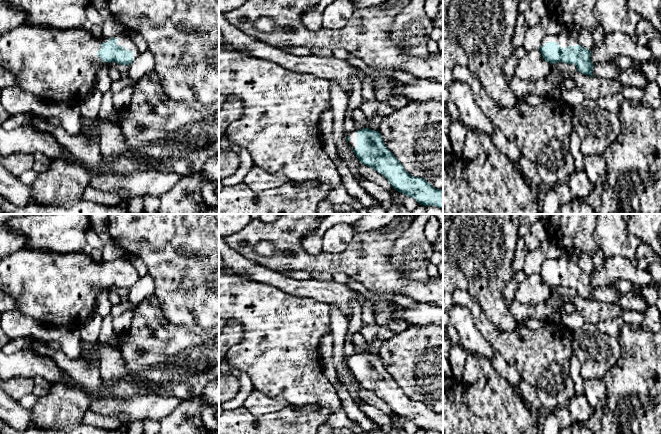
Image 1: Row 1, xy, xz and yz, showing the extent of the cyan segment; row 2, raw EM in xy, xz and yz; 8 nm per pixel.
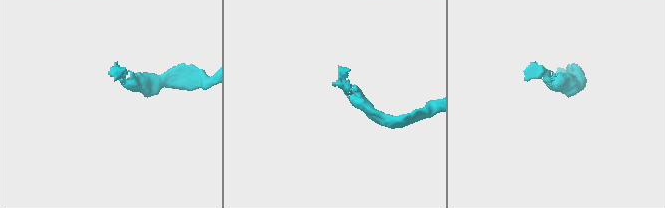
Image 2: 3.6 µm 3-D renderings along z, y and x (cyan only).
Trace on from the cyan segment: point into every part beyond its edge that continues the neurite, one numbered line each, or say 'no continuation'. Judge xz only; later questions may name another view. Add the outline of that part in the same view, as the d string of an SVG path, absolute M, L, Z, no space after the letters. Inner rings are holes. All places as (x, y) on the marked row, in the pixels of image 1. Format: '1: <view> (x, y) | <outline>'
1: xz (352, 141) | M357 129L352 130L349 135L350 137L348 143L351 145L353 149L357 148Z

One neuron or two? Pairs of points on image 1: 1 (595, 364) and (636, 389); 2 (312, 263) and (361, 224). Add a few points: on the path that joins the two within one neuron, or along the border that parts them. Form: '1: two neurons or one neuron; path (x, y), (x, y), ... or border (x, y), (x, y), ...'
1: two neurons; border (619, 351), (617, 361), (602, 378)
2: two neurons; border (377, 229), (356, 232), (354, 234)

